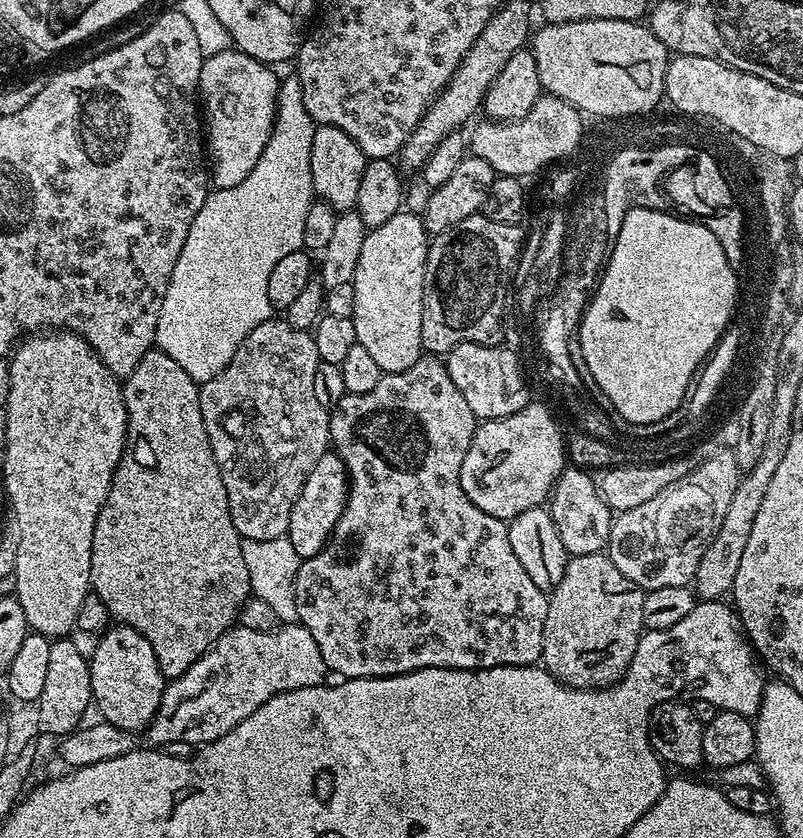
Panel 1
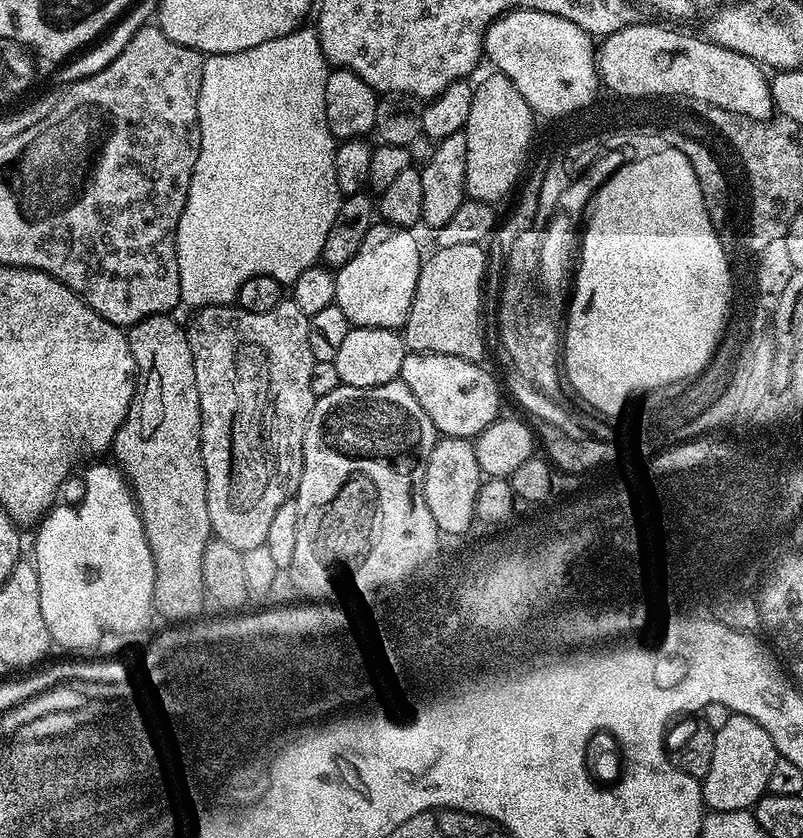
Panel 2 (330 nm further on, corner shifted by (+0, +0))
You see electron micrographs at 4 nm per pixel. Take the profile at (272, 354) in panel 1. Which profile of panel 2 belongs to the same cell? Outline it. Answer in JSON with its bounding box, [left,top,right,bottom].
[186,298,317,552]

